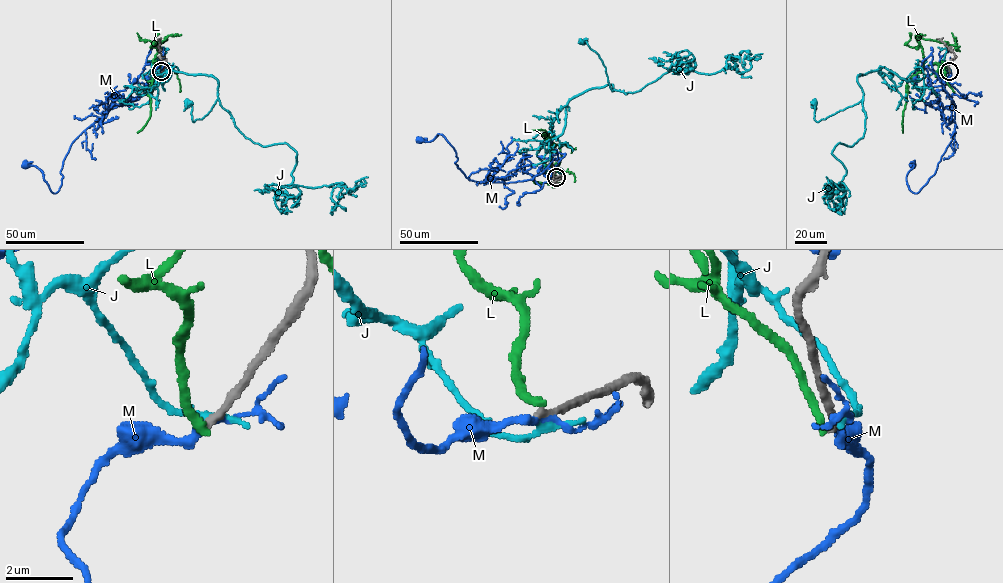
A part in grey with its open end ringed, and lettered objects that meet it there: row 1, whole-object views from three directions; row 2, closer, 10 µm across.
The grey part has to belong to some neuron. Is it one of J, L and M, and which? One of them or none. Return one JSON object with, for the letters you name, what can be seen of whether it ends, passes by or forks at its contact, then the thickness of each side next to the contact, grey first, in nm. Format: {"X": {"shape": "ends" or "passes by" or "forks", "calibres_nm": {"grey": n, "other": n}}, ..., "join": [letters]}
{"join": []}

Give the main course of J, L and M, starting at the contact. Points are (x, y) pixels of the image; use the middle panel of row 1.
J: (556, 177), (537, 153), (562, 133), (568, 102), (588, 90), (611, 84), (612, 90), (598, 55), (583, 42)
L: (556, 177), (551, 167), (552, 154), (547, 151), (561, 143), (561, 159), (549, 182), (534, 182), (531, 179)
M: (556, 177), (550, 178), (549, 166), (522, 181), (471, 180), (458, 167), (456, 153), (442, 134), (420, 140)

